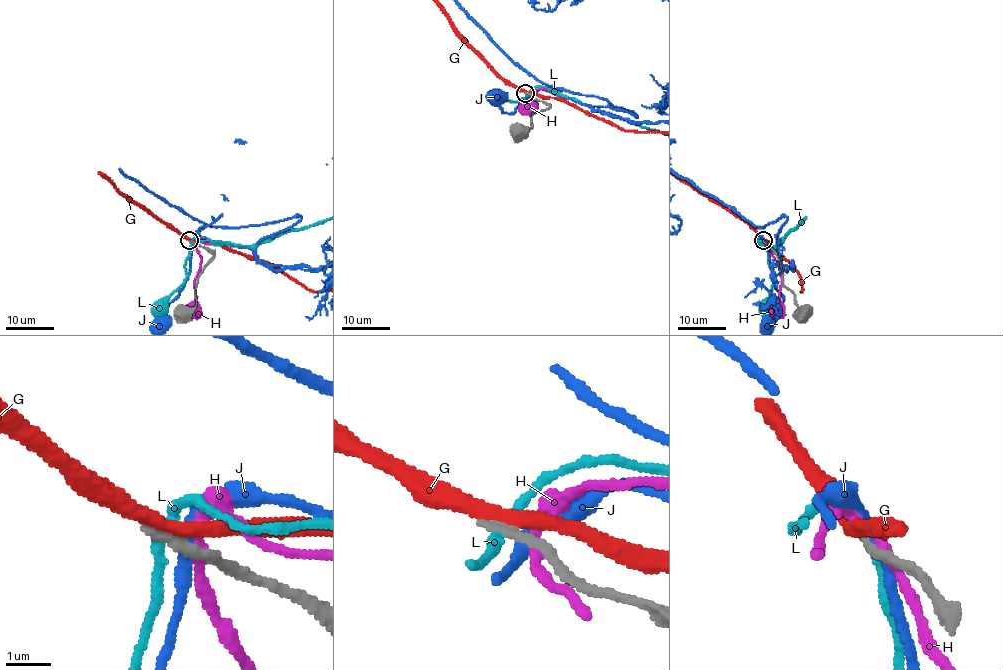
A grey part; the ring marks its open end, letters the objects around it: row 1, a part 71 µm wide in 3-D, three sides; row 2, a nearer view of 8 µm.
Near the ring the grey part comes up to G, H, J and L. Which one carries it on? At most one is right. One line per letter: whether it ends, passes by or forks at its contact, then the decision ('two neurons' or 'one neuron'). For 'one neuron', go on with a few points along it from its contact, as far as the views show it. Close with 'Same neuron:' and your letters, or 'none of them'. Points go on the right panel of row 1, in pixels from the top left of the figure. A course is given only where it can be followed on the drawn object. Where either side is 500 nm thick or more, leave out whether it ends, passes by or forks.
G: it passes by; two neurons
H: it passes by; two neurons
J: it passes by; two neurons
L: it passes by; two neurons
Same neuron: none of them

